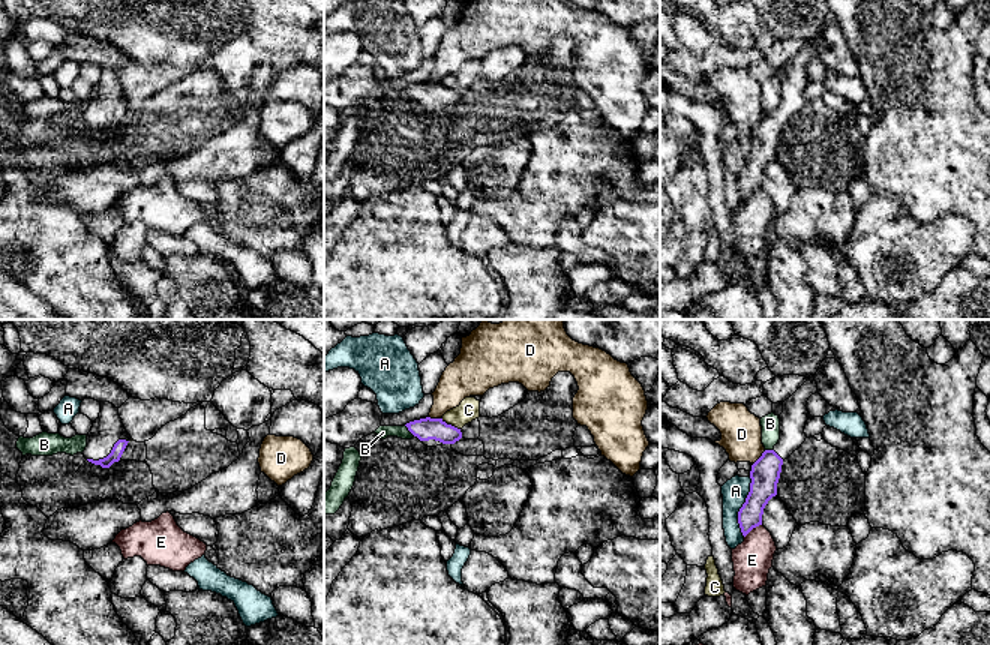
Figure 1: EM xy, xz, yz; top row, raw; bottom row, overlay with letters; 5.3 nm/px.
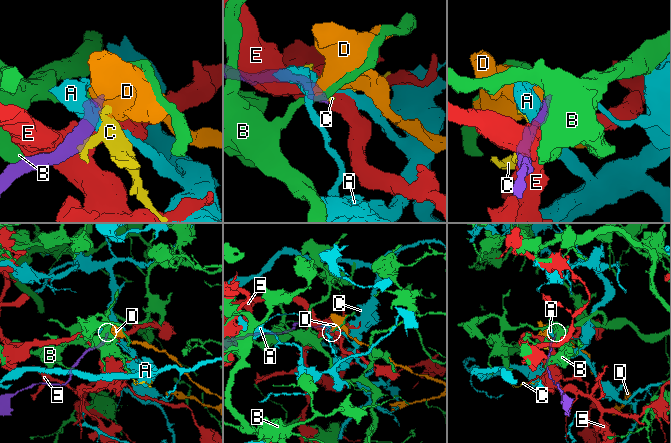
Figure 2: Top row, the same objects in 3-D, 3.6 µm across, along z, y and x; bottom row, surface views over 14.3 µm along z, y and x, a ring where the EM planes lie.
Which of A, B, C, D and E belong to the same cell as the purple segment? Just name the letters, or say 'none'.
none

